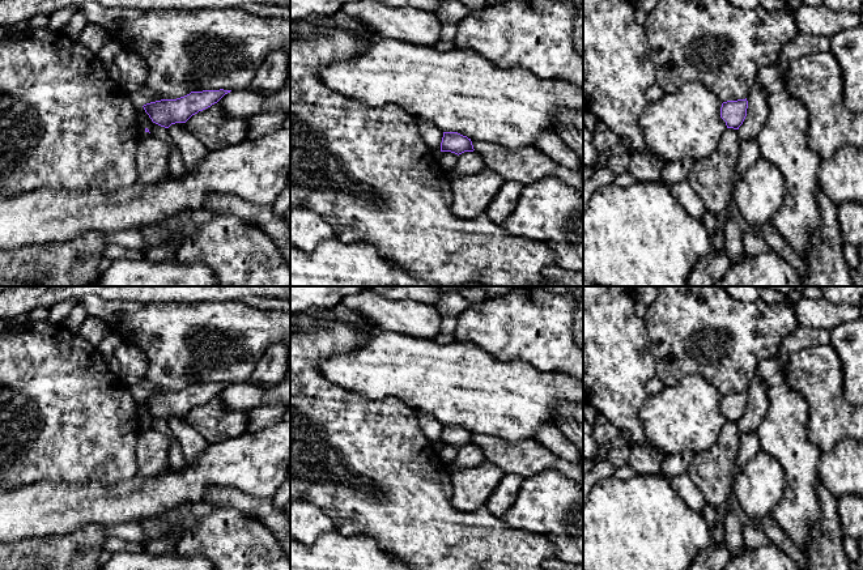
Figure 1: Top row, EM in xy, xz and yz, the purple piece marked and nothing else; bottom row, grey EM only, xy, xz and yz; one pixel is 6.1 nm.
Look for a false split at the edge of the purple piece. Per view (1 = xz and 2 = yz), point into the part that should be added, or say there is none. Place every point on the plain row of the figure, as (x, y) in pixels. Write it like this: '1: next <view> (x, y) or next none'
1: next none
2: next none

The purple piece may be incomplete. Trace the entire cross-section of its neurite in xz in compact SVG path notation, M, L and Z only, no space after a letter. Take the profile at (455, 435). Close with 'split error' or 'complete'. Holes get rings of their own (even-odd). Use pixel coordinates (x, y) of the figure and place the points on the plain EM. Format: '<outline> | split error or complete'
M443 425L441 444L451 444L459 448L464 444L473 443L472 434L467 429L463 429L458 425Z | complete

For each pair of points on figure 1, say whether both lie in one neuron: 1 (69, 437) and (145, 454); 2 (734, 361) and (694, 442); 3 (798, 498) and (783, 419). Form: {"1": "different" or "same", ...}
{"1": "different", "2": "different", "3": "same"}

